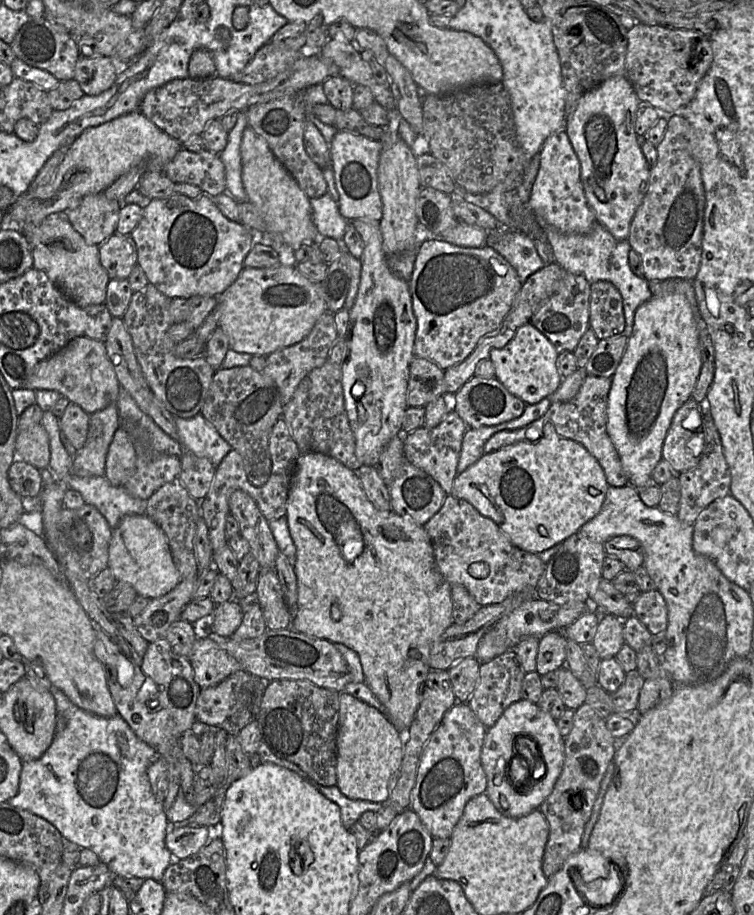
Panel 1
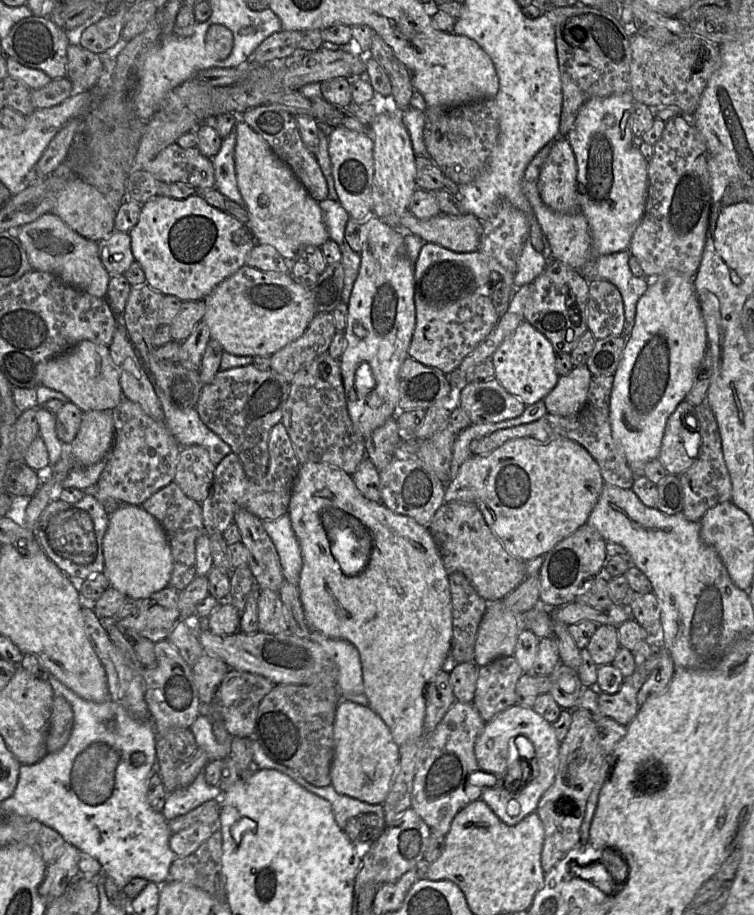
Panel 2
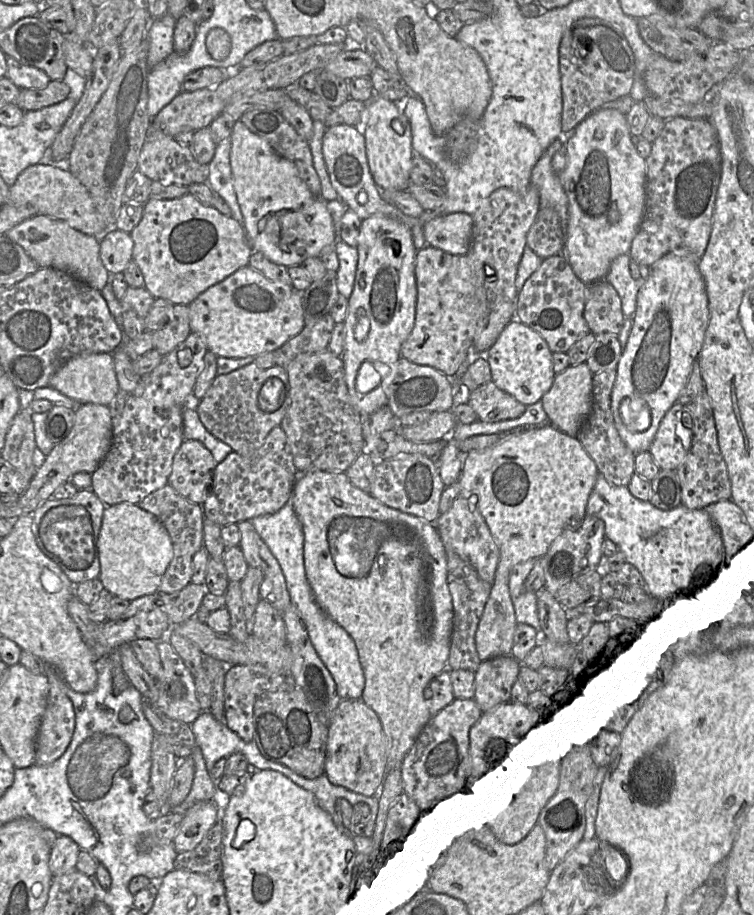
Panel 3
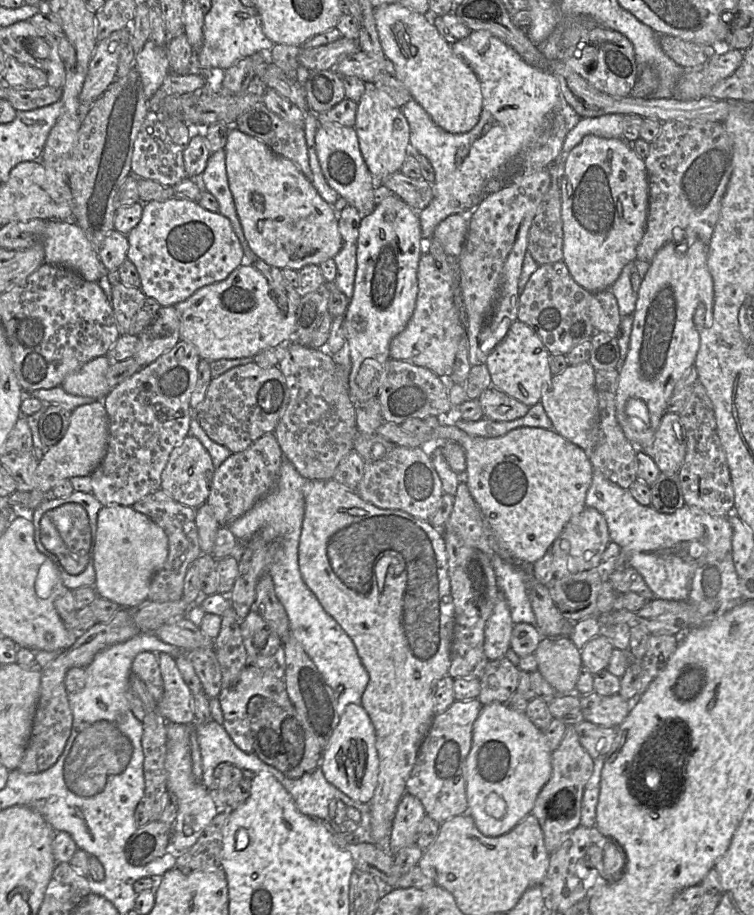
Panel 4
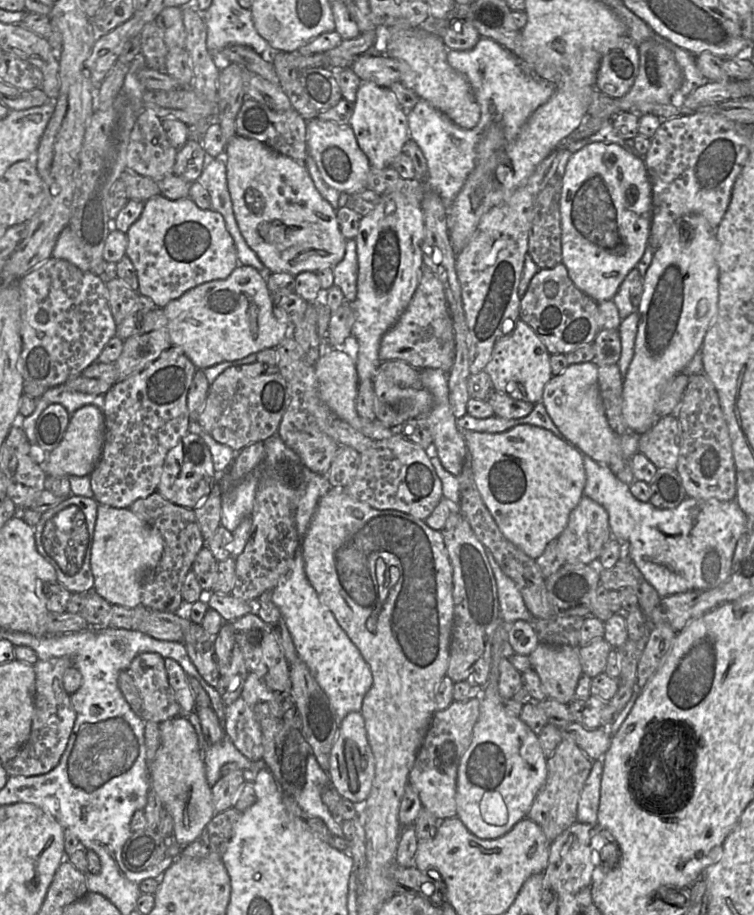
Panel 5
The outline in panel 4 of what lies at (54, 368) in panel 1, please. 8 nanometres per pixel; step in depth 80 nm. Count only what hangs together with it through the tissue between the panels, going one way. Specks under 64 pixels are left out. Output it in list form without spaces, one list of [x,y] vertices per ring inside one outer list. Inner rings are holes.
[[[106,355],[94,358],[76,372],[66,376],[61,387],[72,395],[103,400],[112,389],[106,379],[111,363]]]

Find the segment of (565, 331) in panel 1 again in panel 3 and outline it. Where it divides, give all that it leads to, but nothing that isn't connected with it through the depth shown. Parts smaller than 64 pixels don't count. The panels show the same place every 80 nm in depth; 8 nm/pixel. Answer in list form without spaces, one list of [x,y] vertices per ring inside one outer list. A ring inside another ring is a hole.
[[[565,255],[544,259],[538,270],[529,277],[522,291],[519,292],[516,319],[537,331],[546,340],[552,353],[567,353],[578,340],[591,333],[584,316],[587,287],[575,275]]]

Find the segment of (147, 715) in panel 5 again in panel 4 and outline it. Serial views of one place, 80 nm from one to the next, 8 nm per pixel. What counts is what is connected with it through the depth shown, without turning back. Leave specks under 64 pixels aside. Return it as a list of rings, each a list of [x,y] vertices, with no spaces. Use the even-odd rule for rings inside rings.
[[[141,652],[134,658],[131,667],[131,672],[136,674],[145,683],[156,706],[164,694],[164,682],[160,671],[158,655],[153,652]]]

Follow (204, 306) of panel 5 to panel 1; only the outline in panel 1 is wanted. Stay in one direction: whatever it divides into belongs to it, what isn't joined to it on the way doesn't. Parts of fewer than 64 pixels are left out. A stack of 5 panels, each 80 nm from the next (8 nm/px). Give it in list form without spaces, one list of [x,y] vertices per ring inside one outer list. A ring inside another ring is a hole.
[[[282,264],[269,268],[243,268],[234,283],[217,297],[217,325],[226,334],[229,348],[252,356],[268,356],[302,341],[325,312],[327,307],[321,282],[311,282],[296,266]]]

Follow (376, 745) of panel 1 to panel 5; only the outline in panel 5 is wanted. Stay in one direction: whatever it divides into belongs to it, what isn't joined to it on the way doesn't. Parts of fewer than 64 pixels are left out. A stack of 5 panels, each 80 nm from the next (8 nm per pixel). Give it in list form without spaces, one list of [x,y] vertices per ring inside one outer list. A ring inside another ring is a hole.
[[[350,712],[340,722],[335,743],[329,757],[327,771],[331,786],[338,794],[354,805],[362,805],[371,791],[375,772],[375,760],[368,743],[364,718],[361,712]]]

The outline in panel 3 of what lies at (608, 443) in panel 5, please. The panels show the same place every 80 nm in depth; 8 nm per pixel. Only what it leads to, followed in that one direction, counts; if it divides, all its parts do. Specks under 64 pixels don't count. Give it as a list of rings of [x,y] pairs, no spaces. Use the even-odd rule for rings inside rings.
[[[586,363],[569,366],[556,374],[552,387],[542,398],[549,423],[571,437],[578,436],[592,412],[593,375]]]

